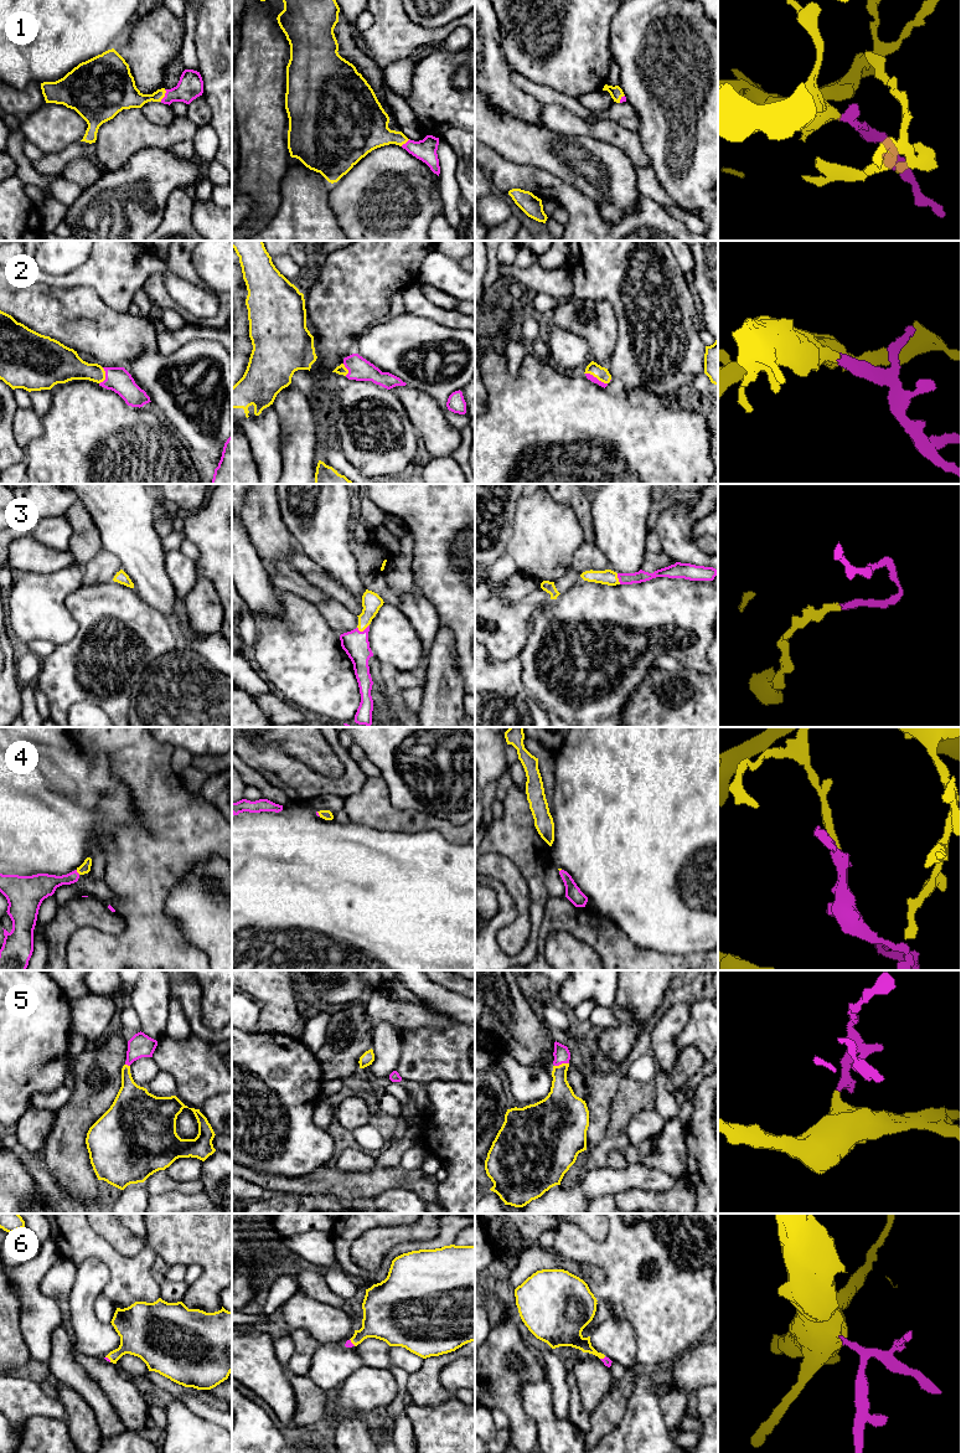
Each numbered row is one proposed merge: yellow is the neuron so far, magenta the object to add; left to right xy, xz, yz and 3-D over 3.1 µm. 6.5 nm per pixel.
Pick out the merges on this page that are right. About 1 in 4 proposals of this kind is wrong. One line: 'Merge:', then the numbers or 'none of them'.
Merge: 1, 2, 3, 4, 5, 6

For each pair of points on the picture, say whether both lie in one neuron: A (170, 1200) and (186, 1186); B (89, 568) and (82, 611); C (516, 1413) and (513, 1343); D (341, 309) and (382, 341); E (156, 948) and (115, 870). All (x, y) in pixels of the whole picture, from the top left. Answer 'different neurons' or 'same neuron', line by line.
A: different neurons
B: different neurons
C: same neuron
D: different neurons
E: same neuron

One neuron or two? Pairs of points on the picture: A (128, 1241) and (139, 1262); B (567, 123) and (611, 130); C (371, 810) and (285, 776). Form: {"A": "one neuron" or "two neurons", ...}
{"A": "two neurons", "B": "one neuron", "C": "two neurons"}

